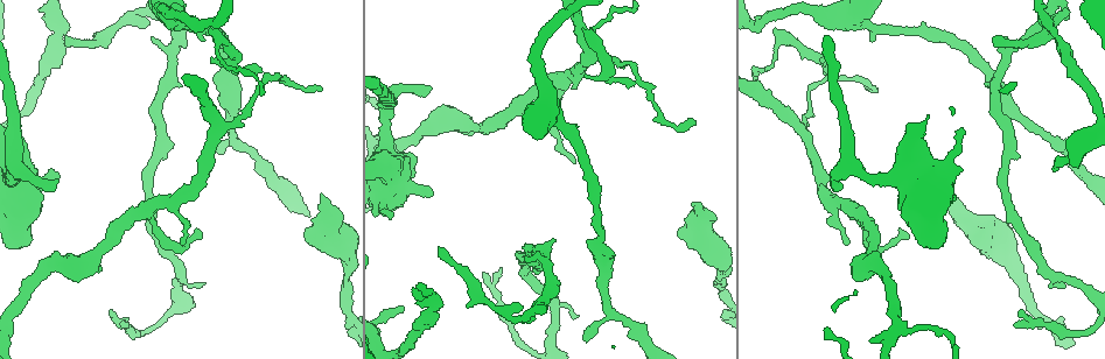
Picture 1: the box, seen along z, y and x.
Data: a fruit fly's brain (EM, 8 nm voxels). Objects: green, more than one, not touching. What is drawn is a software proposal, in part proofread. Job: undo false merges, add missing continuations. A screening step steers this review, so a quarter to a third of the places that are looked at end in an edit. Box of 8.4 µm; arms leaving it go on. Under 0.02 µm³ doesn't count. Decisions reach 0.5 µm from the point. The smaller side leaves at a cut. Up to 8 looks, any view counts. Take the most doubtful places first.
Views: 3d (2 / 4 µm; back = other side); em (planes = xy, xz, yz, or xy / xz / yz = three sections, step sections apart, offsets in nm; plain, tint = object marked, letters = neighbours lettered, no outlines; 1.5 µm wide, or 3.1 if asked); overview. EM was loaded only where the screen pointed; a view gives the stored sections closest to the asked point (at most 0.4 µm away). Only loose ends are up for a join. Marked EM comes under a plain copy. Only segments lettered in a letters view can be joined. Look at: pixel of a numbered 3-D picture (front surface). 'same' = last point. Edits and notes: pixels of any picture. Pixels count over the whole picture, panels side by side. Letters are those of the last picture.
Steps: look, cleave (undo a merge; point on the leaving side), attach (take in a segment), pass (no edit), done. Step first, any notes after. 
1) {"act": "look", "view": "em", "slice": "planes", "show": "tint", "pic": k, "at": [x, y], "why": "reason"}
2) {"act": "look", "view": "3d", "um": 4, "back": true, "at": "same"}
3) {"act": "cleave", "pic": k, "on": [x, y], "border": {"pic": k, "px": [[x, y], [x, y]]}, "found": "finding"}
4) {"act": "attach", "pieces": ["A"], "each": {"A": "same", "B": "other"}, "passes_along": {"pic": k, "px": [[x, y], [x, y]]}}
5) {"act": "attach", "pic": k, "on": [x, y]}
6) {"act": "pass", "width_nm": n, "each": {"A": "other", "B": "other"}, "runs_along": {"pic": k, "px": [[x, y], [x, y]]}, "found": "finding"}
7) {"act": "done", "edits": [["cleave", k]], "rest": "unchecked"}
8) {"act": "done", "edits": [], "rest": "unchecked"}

{"act": "look", "view": "em", "slice": "planes", "show": "tint", "pic": 1, "at": [401, 310], "why": "thin end"}

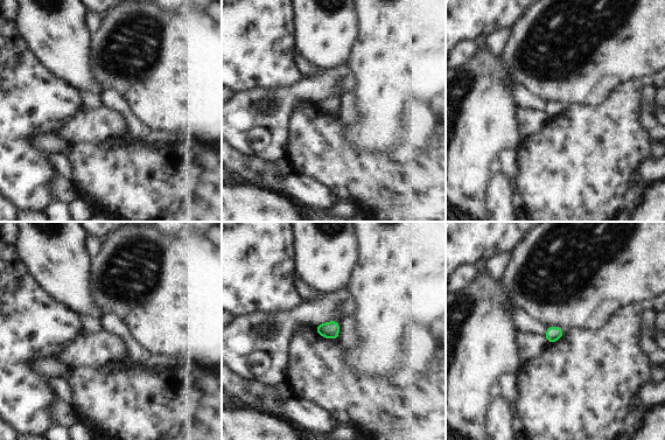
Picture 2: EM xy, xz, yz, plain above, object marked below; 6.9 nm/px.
{"act": "look", "view": "em", "slice": "planes", "show": "letters", "at": "same"}

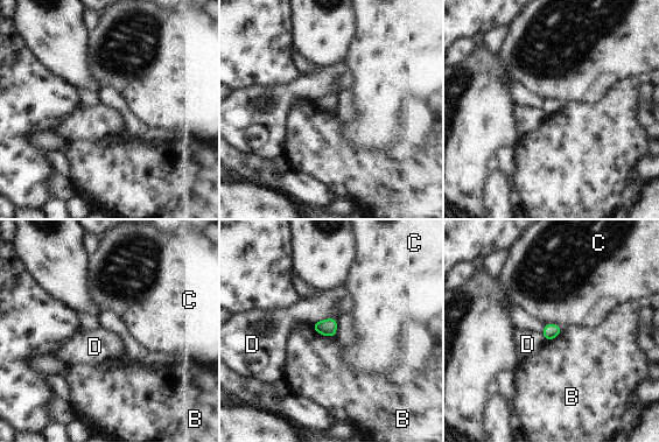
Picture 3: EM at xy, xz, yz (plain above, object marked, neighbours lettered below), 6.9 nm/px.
{"act": "pass", "longest_contact_nm": ["B", 200], "each": {"B": "other", "C": "other", "D": "other"}, "border": {"pic": 3, "px": [[545, 323], [556, 323], [562, 329]]}, "found": "none of them fits"}

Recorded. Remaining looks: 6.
{"act": "look", "view": "em", "slice": "planes", "show": "letters", "pic": 1, "at": [183, 242], "why": "thin end"}

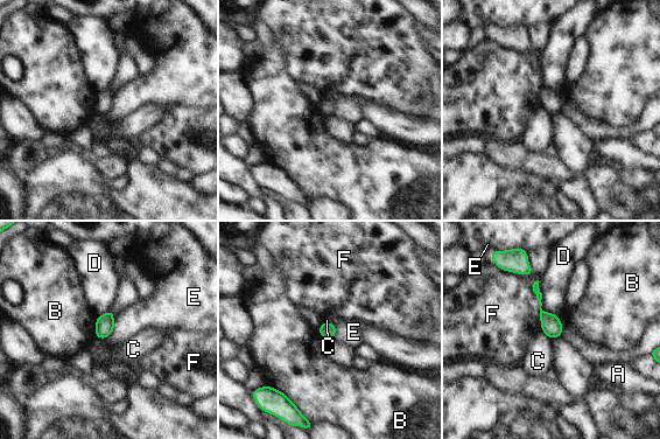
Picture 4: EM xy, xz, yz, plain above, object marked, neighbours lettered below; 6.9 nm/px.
{"act": "pass", "width_nm": 110, "each": {"A": "other", "B": "other", "C": "other", "D": "other", "E": "other", "F": "other"}, "border": {"pic": 4, "px": [[114, 319], [114, 329], [97, 339]]}, "found": "none of them fits"}

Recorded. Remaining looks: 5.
{"act": "look", "view": "em", "slice": "planes", "show": "letters", "pic": 1, "at": [429, 85], "why": "branch stops here"}

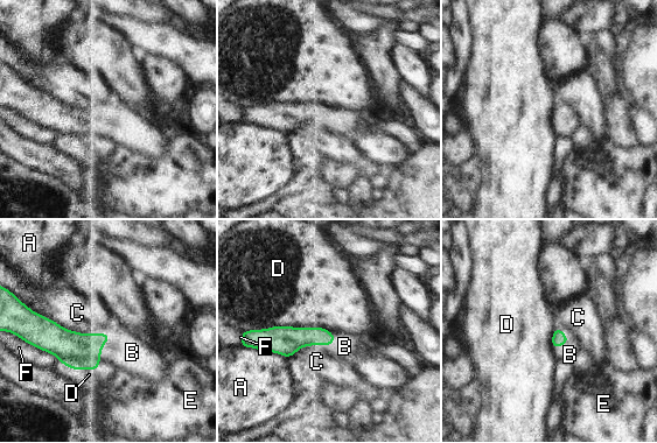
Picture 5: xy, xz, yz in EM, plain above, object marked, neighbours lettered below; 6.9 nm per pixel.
{"act": "attach", "pieces": ["B"], "each": {"A": "other", "B": "same", "C": "other", "D": "other", "E": "other", "F": "other"}, "passes_along": {"pic": 5, "px": [[79, 351], [100, 350], [132, 352]]}, "found": "it goes on there"}

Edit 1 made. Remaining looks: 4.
{"act": "done", "edits": [["attach", 5]], "rest": "unchecked"}

